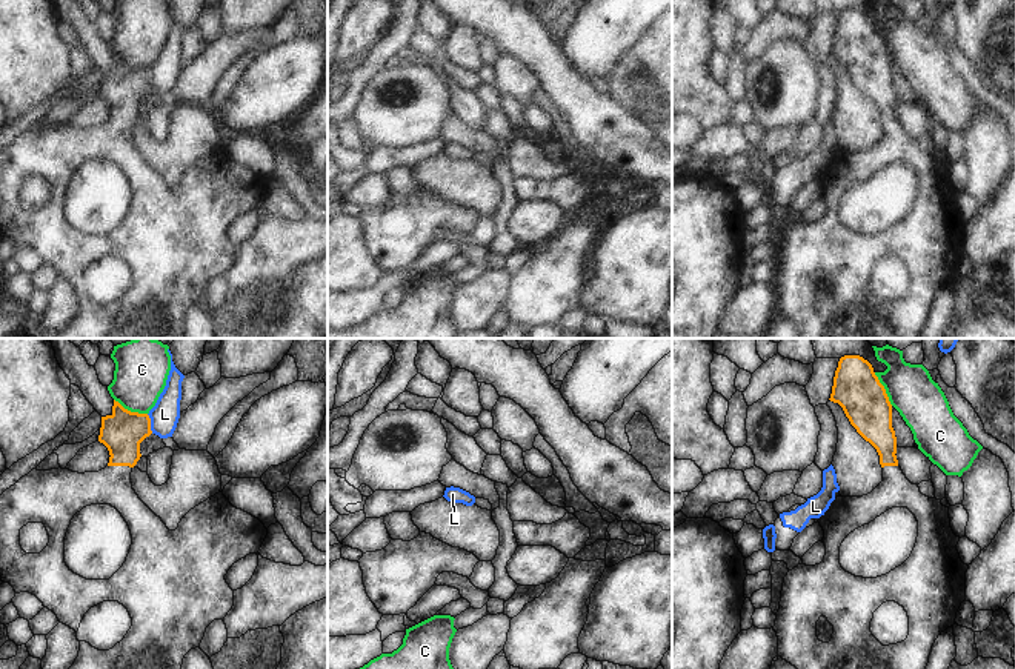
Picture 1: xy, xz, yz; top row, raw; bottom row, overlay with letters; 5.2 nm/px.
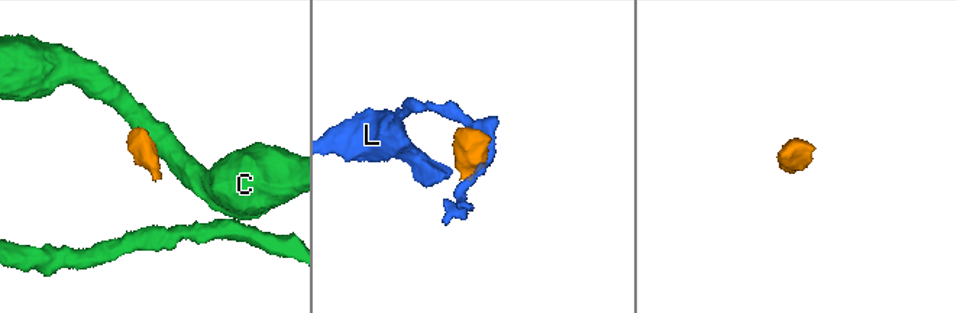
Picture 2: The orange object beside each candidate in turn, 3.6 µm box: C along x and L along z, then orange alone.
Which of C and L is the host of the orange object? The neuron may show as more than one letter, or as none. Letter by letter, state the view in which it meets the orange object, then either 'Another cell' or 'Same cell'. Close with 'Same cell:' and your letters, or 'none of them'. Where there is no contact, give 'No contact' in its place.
C: Touches orange in xy. Another cell
L: Touches orange in xy. Another cell
Same cell: none of them

